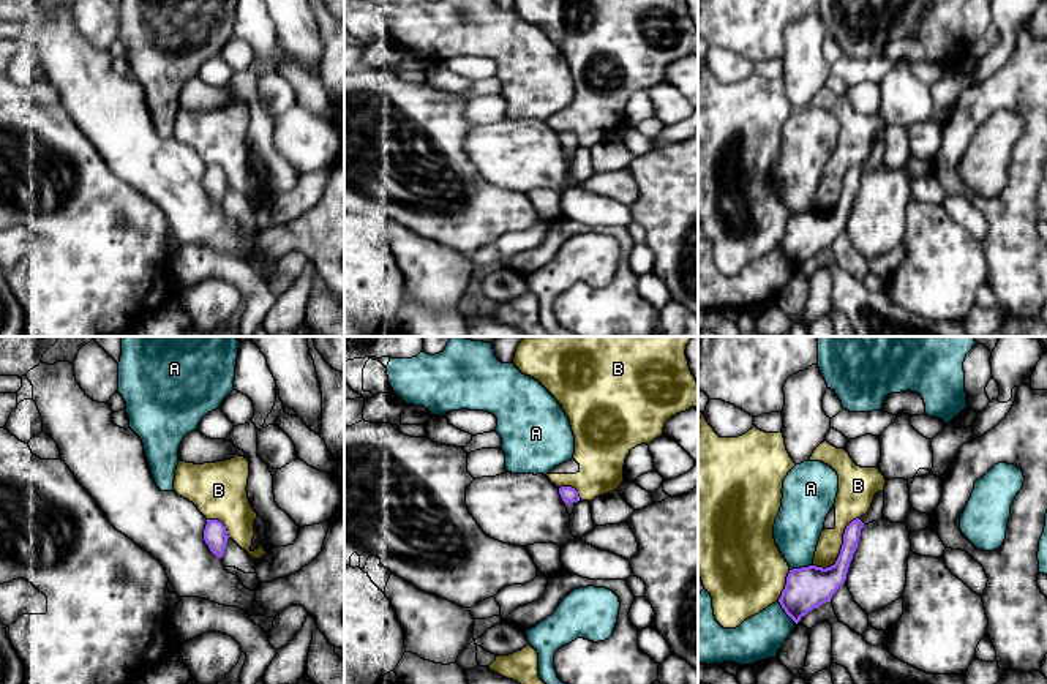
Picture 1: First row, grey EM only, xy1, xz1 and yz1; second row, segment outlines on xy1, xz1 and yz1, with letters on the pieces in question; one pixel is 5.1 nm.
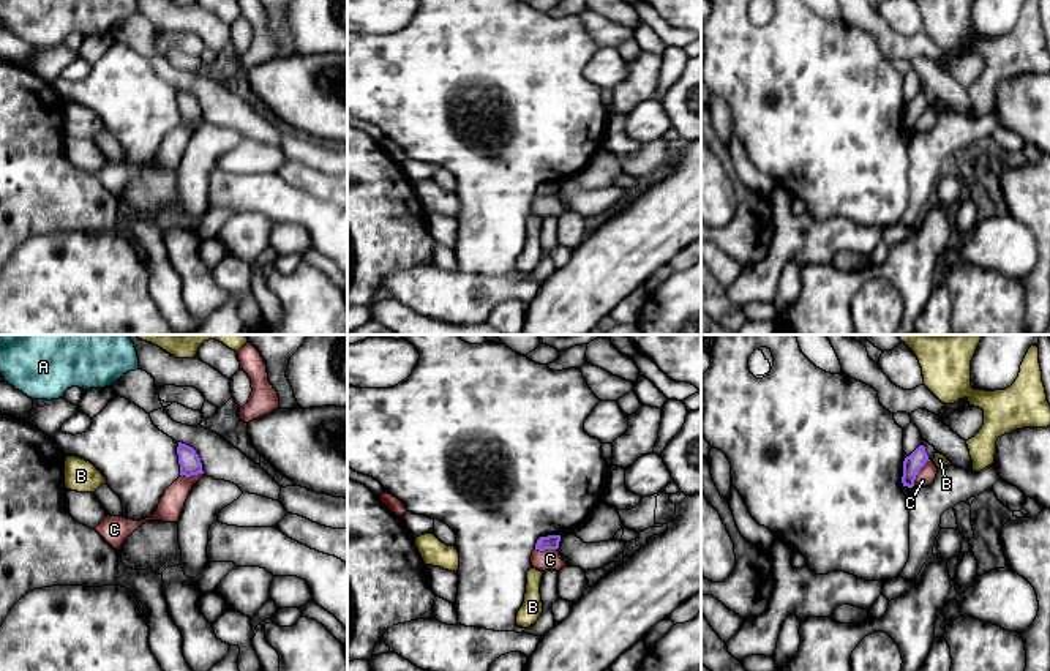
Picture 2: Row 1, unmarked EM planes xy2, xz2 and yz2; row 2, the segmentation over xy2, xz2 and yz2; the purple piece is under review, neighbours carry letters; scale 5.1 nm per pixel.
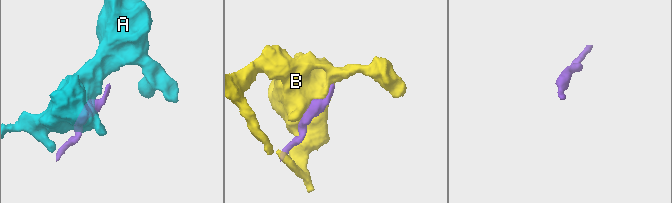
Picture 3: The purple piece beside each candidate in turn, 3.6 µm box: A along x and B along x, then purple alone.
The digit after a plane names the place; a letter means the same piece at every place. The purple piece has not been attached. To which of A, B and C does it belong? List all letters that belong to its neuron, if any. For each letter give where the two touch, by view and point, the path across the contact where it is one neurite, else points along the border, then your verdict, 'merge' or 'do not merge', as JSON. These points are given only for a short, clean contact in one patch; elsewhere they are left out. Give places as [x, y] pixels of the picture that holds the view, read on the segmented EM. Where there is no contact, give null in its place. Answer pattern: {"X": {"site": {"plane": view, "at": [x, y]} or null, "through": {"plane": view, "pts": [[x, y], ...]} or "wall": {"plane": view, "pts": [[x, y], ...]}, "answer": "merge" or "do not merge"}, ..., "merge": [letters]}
{"A": {"site": {"plane": "yz1", "at": [801, 567]}, "answer": "do not merge"}, "B": {"site": {"plane": "yz1", "at": [840, 550]}, "answer": "do not merge"}, "C": {"site": {"plane": "yz2", "at": [918, 472]}, "wall": {"plane": "yz2", "pts": [[929, 460], [913, 485]]}, "answer": "do not merge"}, "merge": []}

